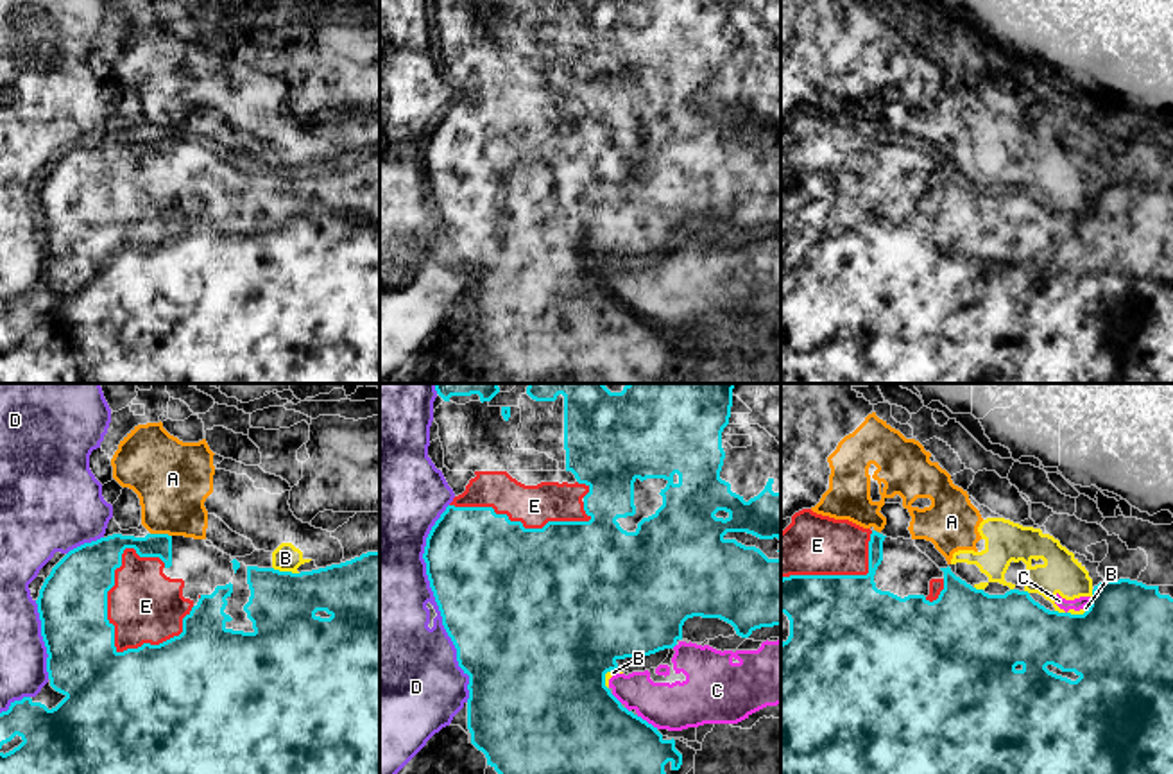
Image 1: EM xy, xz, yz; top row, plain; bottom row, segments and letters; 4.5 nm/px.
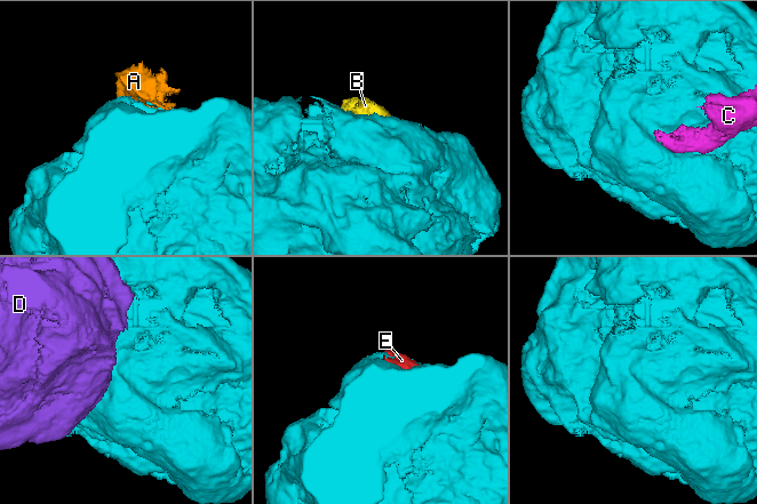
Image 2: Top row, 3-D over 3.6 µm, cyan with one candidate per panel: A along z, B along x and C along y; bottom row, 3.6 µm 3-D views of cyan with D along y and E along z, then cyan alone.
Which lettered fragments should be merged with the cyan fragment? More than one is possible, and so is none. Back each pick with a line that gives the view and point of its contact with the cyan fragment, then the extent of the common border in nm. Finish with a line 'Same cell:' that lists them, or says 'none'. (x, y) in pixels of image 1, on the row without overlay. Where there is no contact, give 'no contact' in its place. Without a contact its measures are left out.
E: xy (106, 199) | 480 nm
Same cell: E

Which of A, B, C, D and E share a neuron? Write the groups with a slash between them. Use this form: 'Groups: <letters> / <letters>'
Groups: A B C / D / E

